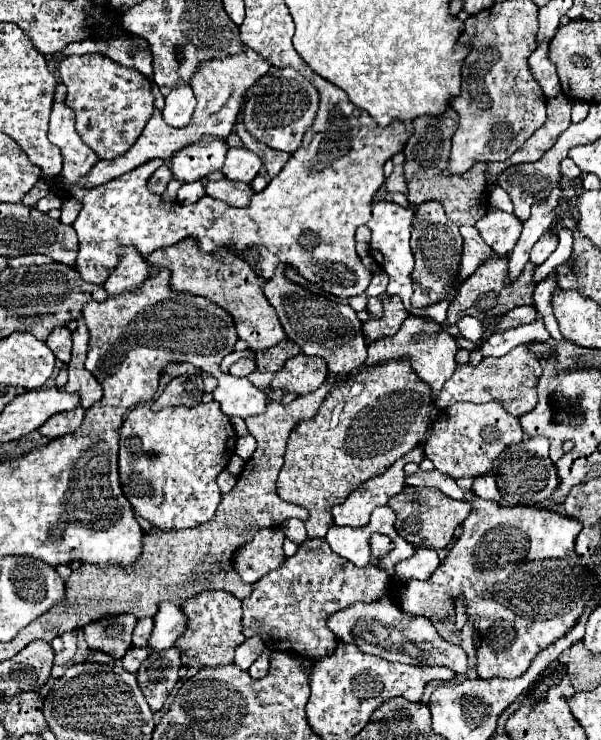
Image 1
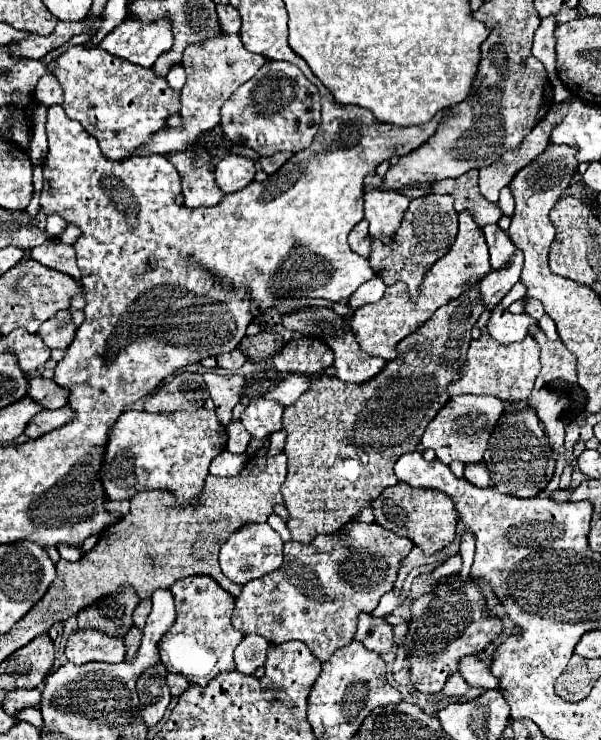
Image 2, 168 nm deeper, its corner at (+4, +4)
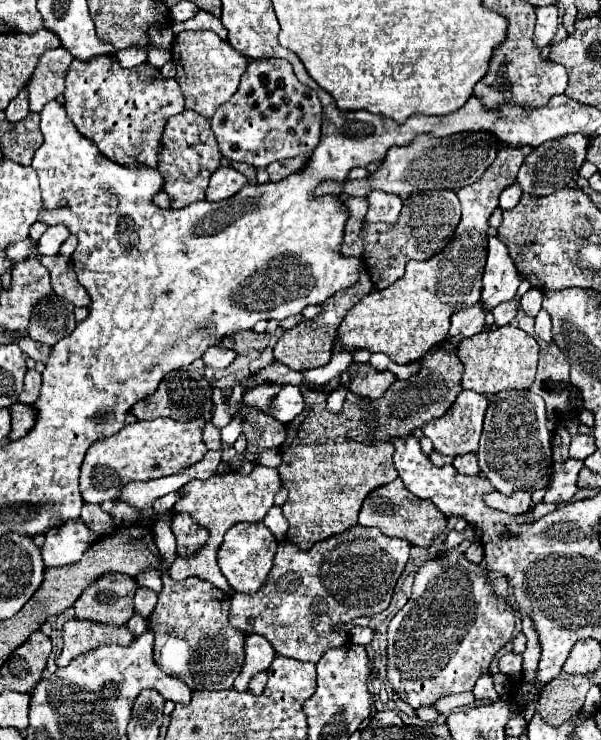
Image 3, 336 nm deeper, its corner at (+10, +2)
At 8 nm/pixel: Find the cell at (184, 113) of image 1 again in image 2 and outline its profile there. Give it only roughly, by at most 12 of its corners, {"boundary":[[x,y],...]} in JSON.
{"boundary":[[180,64],[168,72],[166,80],[172,90],[182,92],[186,72]]}

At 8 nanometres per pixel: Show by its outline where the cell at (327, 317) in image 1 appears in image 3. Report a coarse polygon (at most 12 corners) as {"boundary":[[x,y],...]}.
{"boundary":[[350,364],[352,394],[382,398],[396,380],[370,364]]}

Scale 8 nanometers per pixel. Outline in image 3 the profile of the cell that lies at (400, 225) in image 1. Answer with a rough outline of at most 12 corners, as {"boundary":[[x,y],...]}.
{"boundary":[[382,190],[368,194],[366,222],[394,224],[402,200]]}

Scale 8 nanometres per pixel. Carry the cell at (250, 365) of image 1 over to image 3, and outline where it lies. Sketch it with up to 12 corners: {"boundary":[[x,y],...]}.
{"boundary":[[212,346],[202,356],[214,370],[226,368],[236,352]]}

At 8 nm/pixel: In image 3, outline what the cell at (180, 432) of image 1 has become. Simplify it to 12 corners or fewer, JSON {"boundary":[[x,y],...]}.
{"boundary":[[154,418],[96,440],[80,470],[84,502],[170,476],[208,452],[202,418]]}

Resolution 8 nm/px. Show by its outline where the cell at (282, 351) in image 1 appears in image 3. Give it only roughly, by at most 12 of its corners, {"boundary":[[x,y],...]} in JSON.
{"boundary":[[238,330],[222,338],[222,346],[238,354],[262,352],[268,334]]}

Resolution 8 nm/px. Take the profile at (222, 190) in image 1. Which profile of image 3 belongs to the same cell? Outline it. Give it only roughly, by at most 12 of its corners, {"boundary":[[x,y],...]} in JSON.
{"boundary":[[184,110],[158,170],[170,208],[204,200],[220,150],[210,120]]}

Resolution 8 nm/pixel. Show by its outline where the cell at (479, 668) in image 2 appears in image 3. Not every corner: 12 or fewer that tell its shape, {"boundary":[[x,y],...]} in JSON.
{"boundary":[[480,676],[474,686],[476,700],[500,698],[494,690],[492,676]]}

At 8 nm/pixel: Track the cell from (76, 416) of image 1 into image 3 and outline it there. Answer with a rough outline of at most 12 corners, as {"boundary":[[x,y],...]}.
{"boundary":[[12,404],[10,440],[28,434],[36,422],[32,406]]}

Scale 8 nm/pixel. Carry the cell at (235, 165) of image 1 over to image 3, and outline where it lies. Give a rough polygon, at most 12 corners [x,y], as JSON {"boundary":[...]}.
{"boundary":[[230,166],[218,168],[206,188],[206,202],[234,196],[246,176]]}

